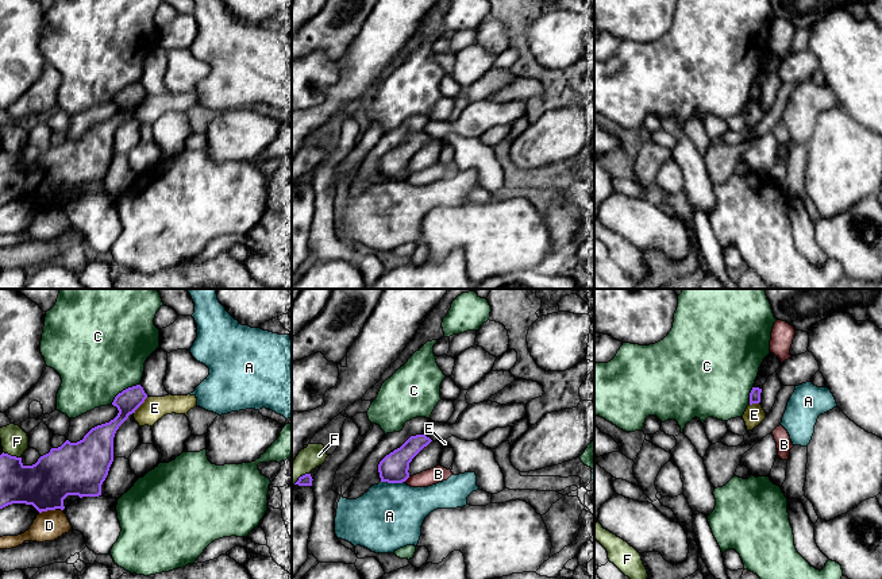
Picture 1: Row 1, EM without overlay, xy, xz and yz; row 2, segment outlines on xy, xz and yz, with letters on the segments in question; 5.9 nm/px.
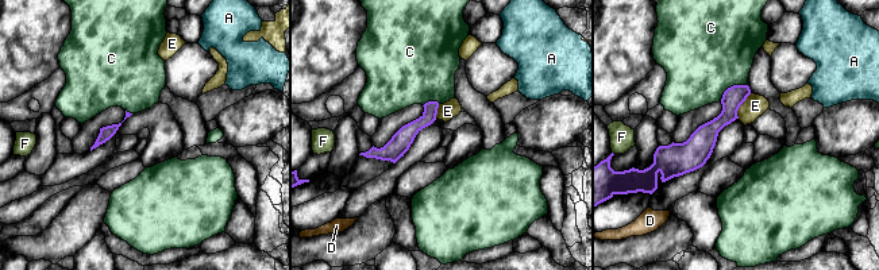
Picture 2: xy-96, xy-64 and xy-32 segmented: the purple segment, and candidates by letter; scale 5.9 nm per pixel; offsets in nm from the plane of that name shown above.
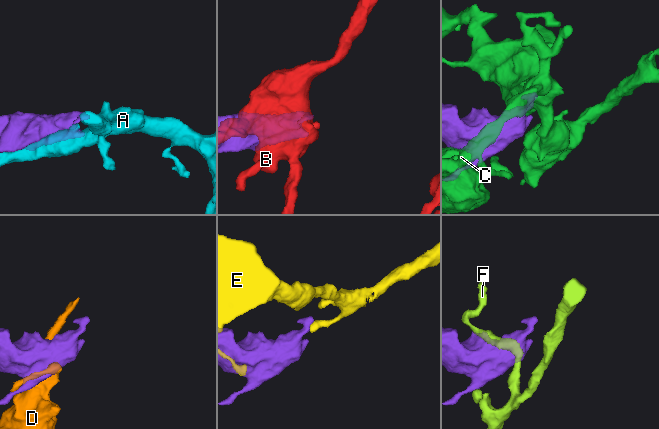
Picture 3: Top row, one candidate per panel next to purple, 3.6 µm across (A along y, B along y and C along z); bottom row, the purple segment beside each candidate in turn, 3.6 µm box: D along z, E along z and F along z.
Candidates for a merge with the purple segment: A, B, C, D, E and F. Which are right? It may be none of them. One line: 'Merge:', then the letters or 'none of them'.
Merge: none of them

